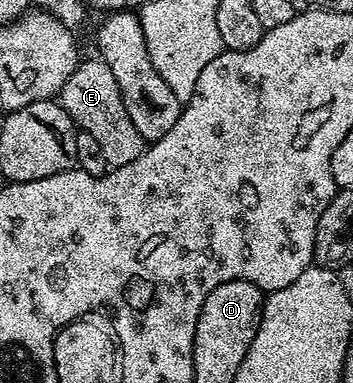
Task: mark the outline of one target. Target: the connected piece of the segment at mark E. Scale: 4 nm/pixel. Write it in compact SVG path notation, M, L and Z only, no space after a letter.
M81 60L74 75L70 75L70 79L66 79L66 83L60 89L58 100L60 106L70 115L77 130L83 136L85 133L100 148L108 167L134 163L134 159L138 159L138 155L144 153L146 142L142 135L138 135L130 115L126 115L126 103L118 91L114 71L110 71L110 67L106 67L104 61Z

